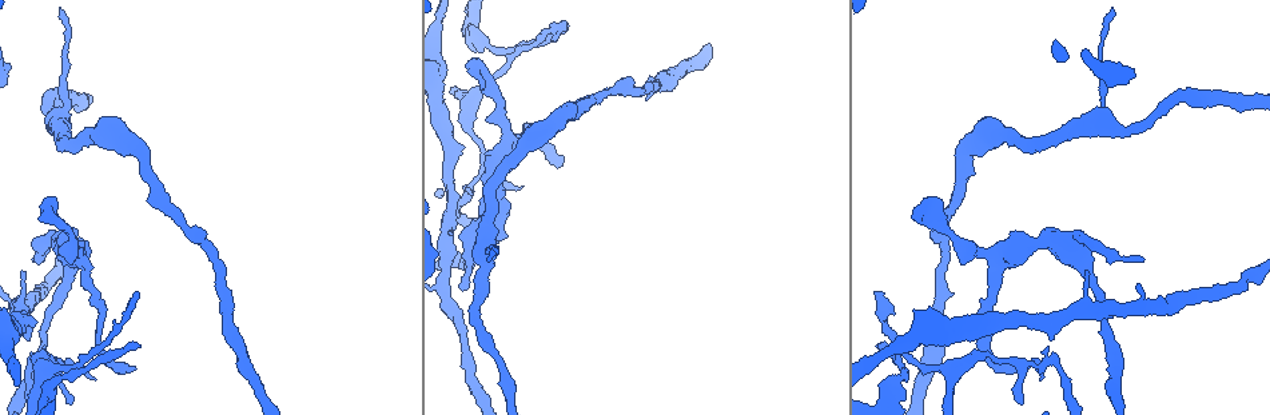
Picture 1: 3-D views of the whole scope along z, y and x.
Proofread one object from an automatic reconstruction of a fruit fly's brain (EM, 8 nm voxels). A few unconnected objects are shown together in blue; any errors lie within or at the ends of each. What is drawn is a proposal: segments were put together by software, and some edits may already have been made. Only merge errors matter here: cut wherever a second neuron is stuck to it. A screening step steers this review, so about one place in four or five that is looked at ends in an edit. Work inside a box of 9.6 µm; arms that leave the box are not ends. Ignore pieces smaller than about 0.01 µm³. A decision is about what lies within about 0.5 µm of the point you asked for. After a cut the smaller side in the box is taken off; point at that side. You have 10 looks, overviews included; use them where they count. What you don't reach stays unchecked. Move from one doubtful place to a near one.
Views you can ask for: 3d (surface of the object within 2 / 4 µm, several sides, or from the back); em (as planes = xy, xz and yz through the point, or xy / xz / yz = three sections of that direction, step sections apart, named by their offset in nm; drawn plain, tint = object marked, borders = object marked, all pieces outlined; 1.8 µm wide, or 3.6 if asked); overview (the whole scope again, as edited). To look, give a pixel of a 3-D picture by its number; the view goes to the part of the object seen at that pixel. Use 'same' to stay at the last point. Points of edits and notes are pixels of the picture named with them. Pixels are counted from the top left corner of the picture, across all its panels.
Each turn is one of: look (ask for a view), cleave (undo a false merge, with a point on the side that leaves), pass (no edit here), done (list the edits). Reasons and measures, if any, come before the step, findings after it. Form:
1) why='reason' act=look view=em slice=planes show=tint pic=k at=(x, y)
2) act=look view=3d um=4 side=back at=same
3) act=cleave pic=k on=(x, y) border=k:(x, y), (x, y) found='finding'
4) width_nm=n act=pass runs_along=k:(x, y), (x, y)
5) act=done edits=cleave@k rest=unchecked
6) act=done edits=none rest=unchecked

why='side arm on a straight run' act=look view=3d um=4 pic=1 at=(1100, 119)

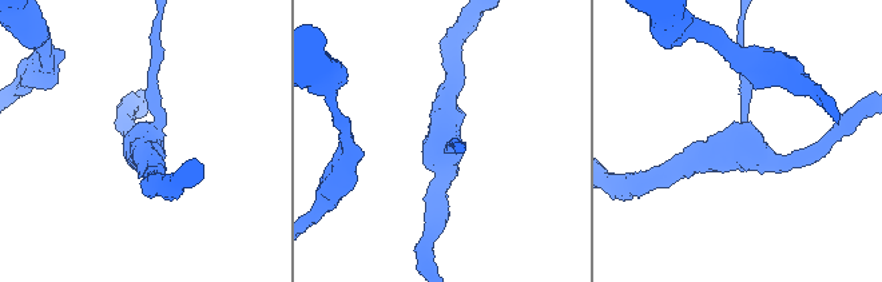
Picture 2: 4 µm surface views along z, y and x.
arms=3 arm_widths_nm=190,280,280 act=look view=em um=3.6 slice=planes show=tint pic=2 at=(744, 149)

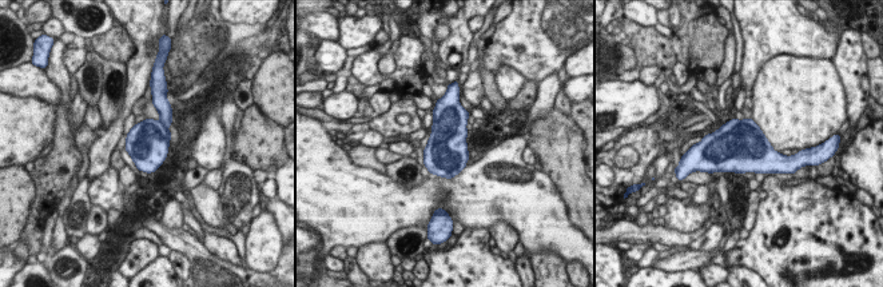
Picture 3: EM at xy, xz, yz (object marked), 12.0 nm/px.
act=cleave pic=3 on=(163, 107) border=3:(159, 122), (167, 124) found='two neurons meet here'

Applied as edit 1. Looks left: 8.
why='redraw' act=look view=overview

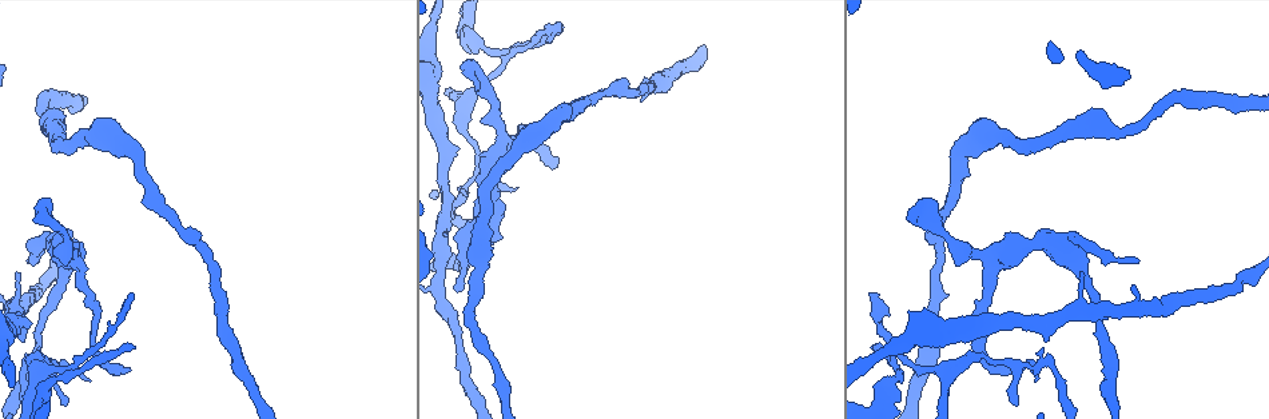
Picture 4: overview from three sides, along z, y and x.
why='sharp bend' act=look view=em slice=planes show=tint pic=4 at=(918, 211)

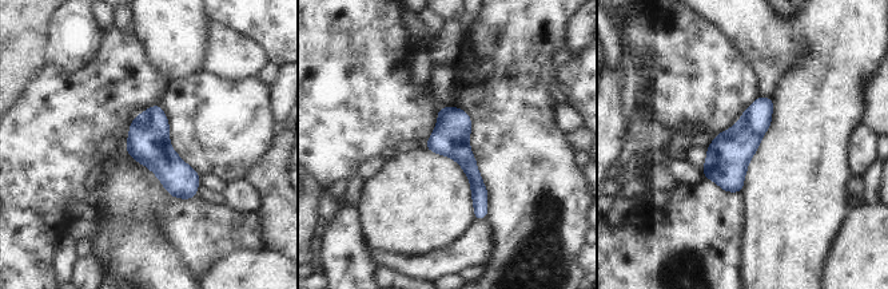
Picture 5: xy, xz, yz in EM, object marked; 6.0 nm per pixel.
act=pass runs_along=5:(441, 111), (476, 179), (481, 216) found='one neuron here'

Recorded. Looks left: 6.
why='arms run side by side' act=look view=3d um=2 pic=4 at=(883, 398)

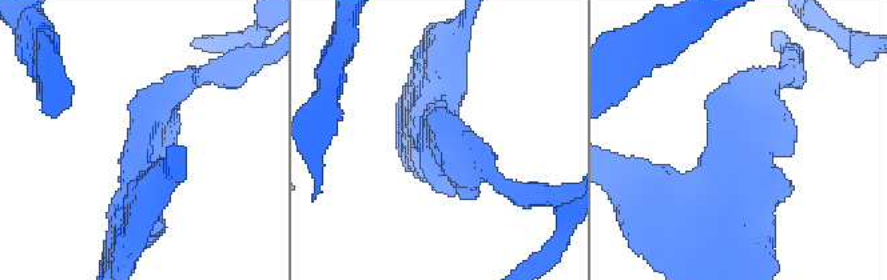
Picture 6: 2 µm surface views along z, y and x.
arms=3 arm_widths_nm=170,200,220 act=look view=em um=3.6 slice=planes show=plain pic=6 at=(436, 139)

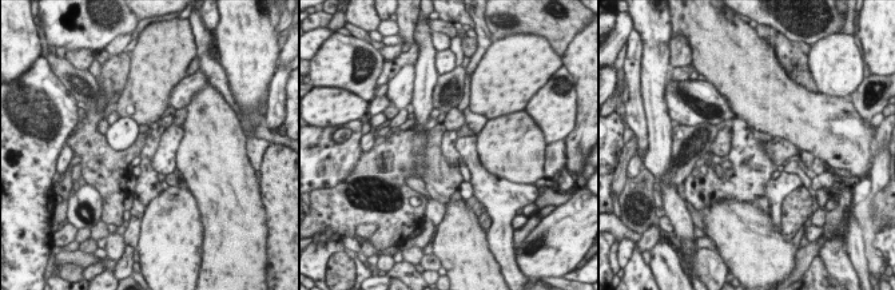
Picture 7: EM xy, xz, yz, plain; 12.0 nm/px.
why='where the object lies' act=look view=em um=3.6 slice=planes show=tint at=same

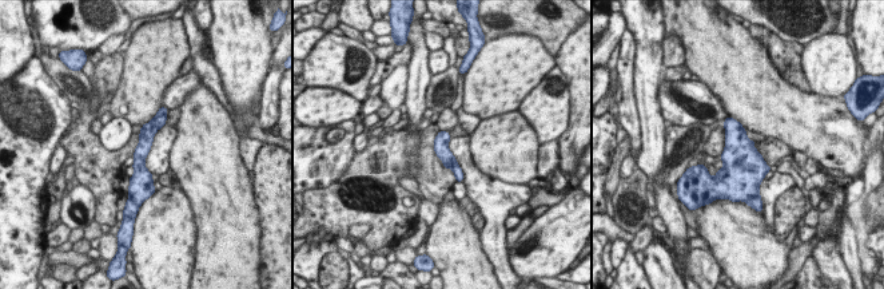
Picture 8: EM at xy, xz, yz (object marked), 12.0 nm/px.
act=pass runs_along=8:(160, 115), (139, 155), (142, 187) found='all the same neuron'

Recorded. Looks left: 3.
act=look view=em slice=xz step=4 show=tint pic=4 at=(440, 290)

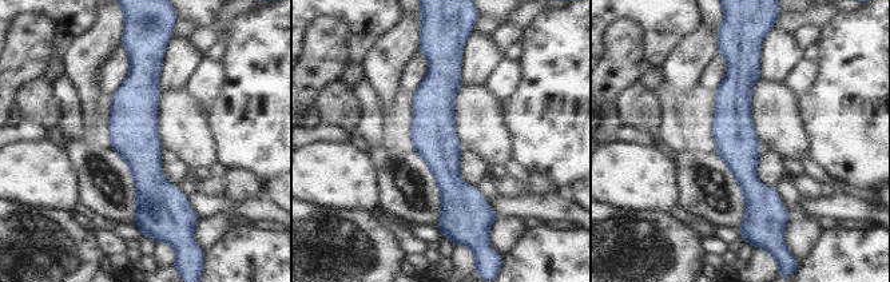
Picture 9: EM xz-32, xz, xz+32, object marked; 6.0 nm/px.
why='another direction' act=look view=em slice=planes show=tint at=same

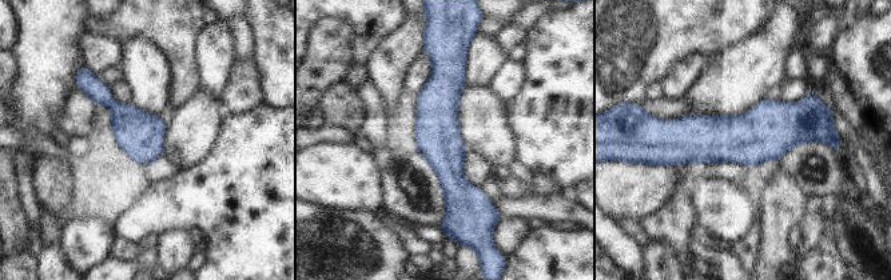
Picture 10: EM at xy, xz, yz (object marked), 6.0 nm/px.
act=pass found='one neuron here'

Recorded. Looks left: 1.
act=done edits=cleave@3 rest=unchecked

